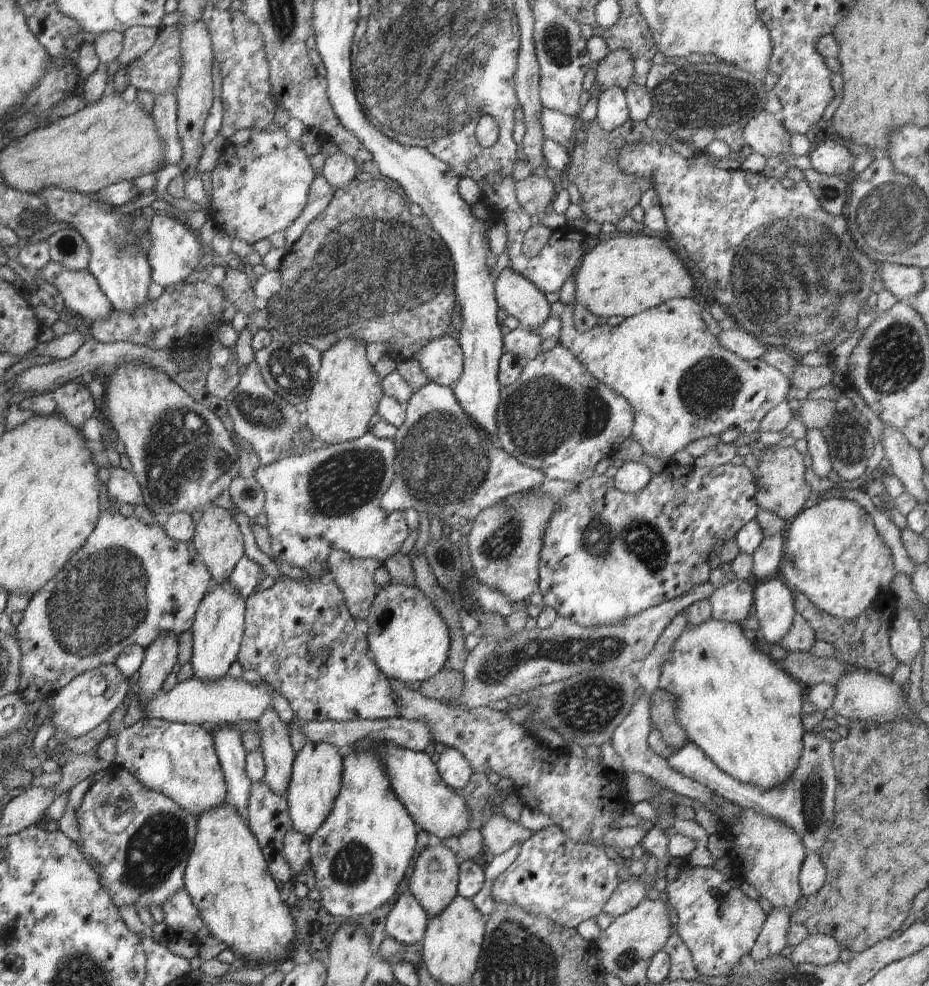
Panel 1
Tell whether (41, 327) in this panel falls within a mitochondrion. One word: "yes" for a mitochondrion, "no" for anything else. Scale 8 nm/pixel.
no

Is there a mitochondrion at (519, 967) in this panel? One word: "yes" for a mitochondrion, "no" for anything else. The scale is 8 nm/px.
yes

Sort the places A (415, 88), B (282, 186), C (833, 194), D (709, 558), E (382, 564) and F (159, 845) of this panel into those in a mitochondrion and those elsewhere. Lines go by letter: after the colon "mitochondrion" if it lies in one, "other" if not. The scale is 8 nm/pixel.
A: mitochondrion
B: mitochondrion
C: mitochondrion
D: other
E: other
F: mitochondrion

